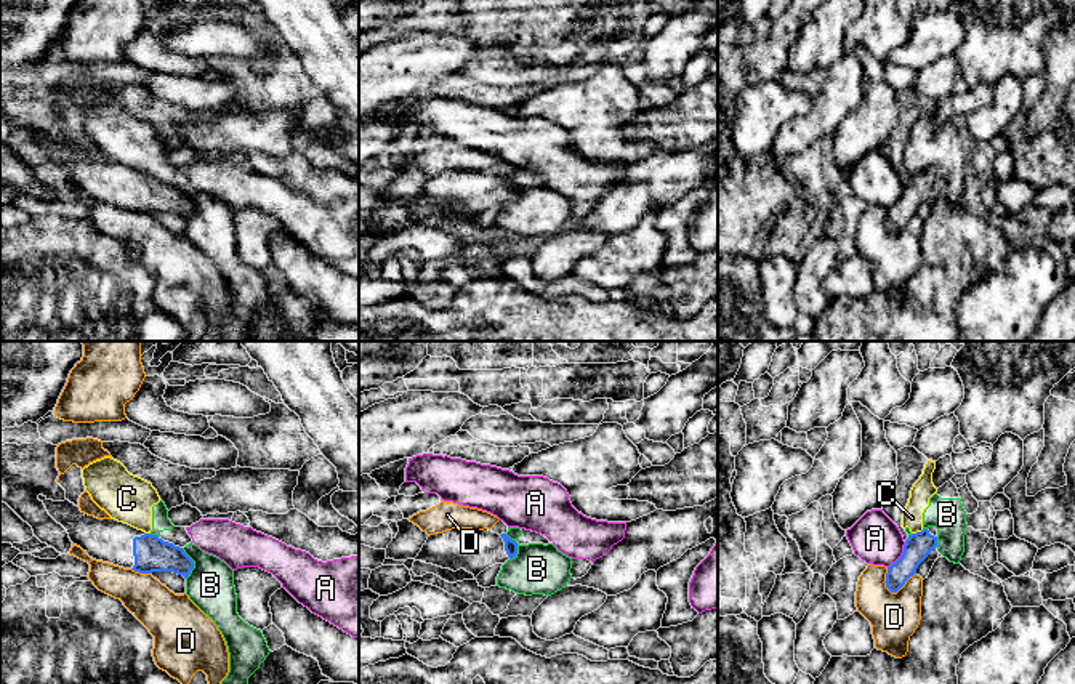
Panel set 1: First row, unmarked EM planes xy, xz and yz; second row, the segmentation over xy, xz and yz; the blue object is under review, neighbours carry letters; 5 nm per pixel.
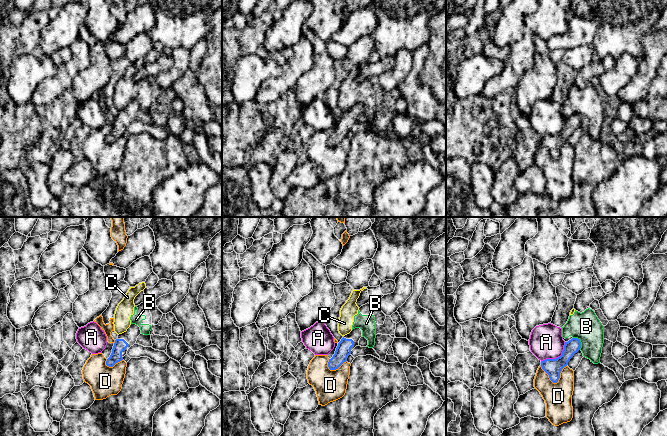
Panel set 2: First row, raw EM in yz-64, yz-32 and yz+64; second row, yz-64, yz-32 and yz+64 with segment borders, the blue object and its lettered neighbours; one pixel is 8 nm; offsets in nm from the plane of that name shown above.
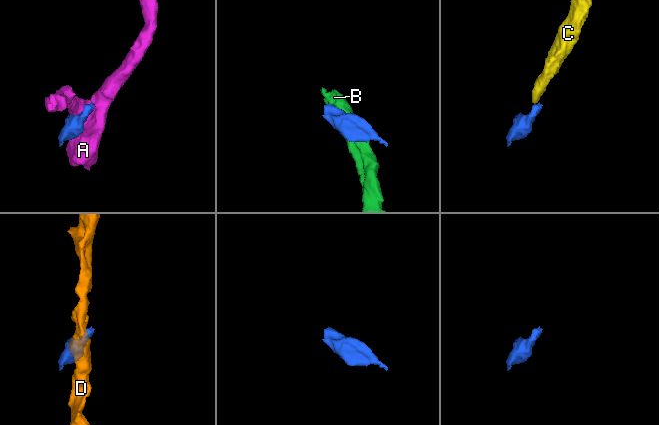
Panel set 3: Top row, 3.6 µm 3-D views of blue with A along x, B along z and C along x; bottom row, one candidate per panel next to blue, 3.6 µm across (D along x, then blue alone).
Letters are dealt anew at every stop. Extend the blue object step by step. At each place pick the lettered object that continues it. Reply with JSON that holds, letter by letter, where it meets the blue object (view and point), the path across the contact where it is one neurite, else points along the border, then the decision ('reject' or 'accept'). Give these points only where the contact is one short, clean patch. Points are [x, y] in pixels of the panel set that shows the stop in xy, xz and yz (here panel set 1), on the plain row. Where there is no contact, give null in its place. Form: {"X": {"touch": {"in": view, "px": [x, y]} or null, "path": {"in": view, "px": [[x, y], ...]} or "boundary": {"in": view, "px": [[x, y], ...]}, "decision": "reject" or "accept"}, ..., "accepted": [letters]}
{"A": {"touch": {"in": "yz", "px": [902, 196]}, "decision": "reject"}, "B": {"touch": {"in": "xy", "px": [193, 205]}, "decision": "reject"}, "C": {"touch": {"in": "yz", "px": [917, 173]}, "boundary": {"in": "yz", "px": [[923, 170], [912, 175]]}, "decision": "reject"}, "D": {"touch": {"in": "yz", "px": [899, 229]}, "decision": "reject"}, "accepted": []}

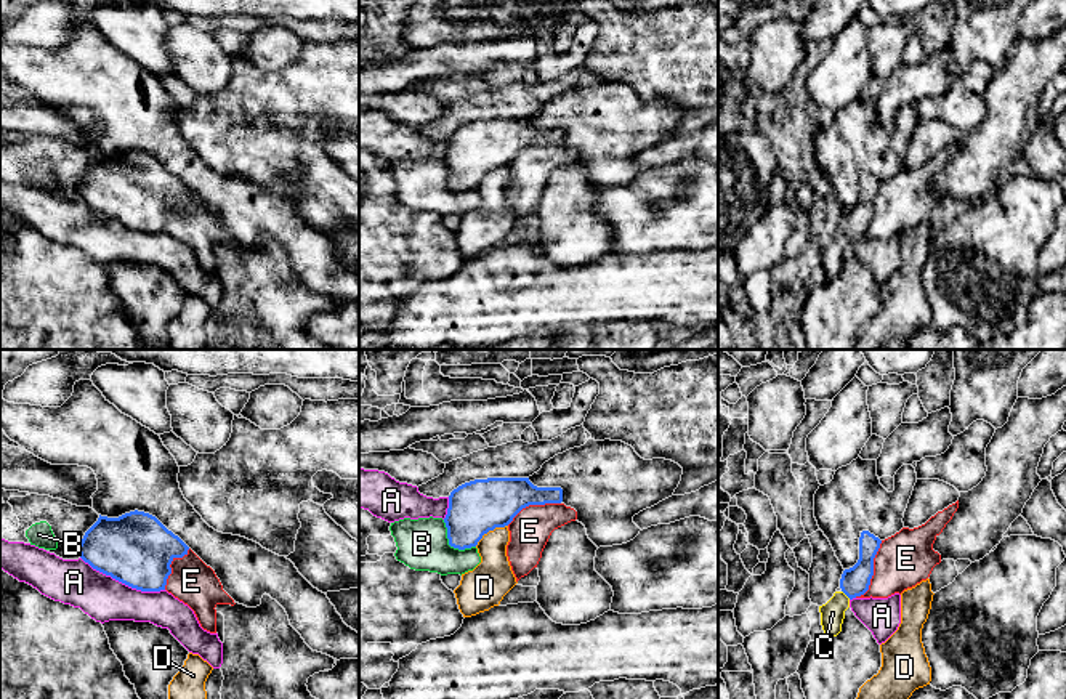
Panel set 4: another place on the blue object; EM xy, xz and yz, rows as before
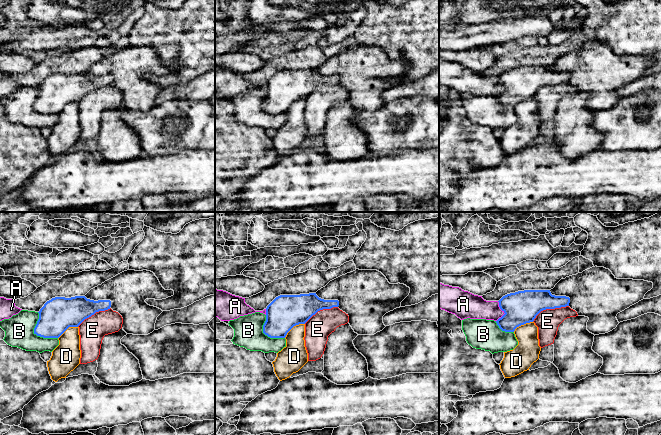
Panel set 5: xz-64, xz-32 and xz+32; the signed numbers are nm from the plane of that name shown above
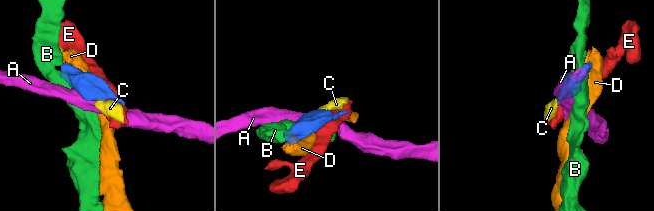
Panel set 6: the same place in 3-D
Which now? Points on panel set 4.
{"A": {"touch": {"in": "xy", "px": [122, 223]}, "decision": "reject"}, "B": {"touch": {"in": "xz", "px": [451, 186]}, "decision": "reject"}, "C": {"touch": {"in": "yz", "px": [847, 236]}, "path": {"in": "yz", "px": [[855, 222], [847, 236], [832, 254]]}, "decision": "accept"}, "D": {"touch": {"in": "xz", "px": [489, 170]}, "decision": "reject"}, "E": {"touch": {"in": "yz", "px": [872, 212]}, "decision": "reject"}, "accepted": ["C"]}

